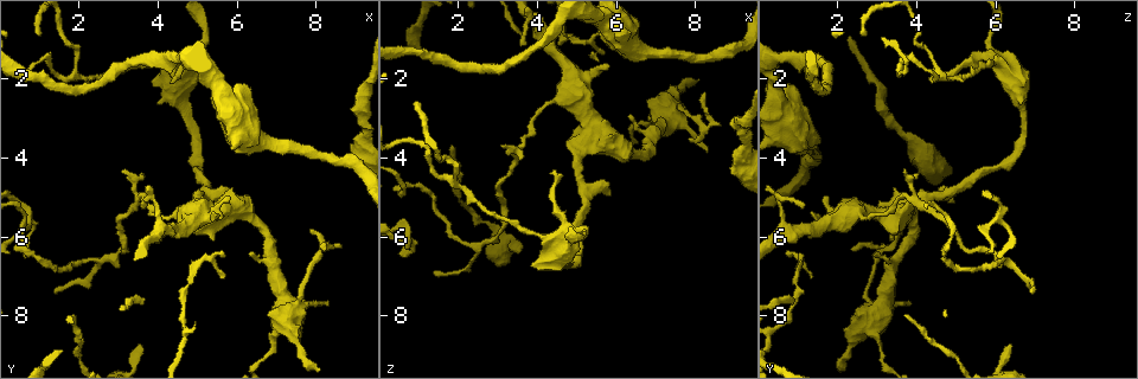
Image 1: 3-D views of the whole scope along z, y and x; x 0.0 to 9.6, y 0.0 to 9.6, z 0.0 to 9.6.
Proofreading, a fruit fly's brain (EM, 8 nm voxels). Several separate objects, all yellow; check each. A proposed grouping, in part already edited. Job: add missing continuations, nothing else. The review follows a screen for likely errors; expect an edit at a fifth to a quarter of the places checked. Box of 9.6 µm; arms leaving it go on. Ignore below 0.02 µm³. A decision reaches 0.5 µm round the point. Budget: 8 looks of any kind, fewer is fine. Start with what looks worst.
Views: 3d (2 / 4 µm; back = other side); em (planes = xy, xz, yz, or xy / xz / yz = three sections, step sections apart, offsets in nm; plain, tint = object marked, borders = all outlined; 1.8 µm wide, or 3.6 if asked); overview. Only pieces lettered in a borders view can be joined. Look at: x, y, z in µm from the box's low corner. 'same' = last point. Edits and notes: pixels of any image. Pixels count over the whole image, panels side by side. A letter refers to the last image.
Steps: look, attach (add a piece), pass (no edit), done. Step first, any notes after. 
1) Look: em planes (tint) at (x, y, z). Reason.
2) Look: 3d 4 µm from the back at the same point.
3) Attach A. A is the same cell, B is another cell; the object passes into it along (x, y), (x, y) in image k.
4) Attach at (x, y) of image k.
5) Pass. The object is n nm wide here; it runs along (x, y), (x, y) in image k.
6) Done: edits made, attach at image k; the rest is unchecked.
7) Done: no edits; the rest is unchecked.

Look: 3d 2 µm at (4.35, 2.10, 4.40). Thin end.

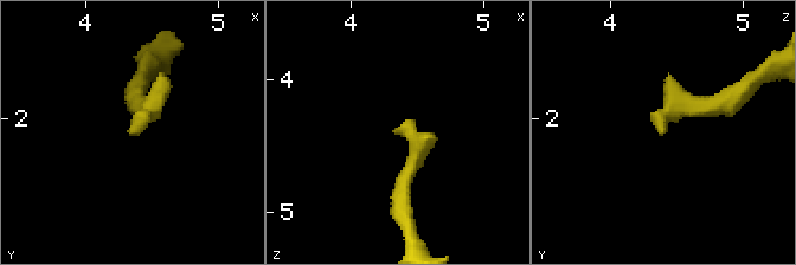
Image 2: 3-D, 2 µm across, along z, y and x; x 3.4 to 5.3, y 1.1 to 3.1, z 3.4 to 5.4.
Look: em planes (borders) at (4.34, 2.10, 4.38). Now the EM.

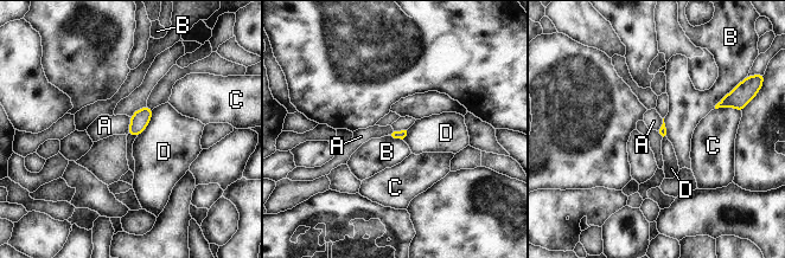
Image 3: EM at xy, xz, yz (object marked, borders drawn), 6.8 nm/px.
Pass. A, B, C and D are other cells; a border runs along (131, 117), (131, 124), (126, 134) in image 3; none of them fits.

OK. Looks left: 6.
Look: em yz step 8 (borders) at (5.65, 6.55, 0.80).

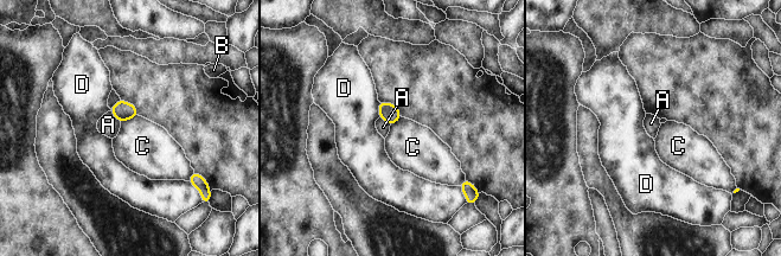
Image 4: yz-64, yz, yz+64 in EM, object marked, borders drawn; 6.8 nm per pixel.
Look: em planes (borders) at the same point.

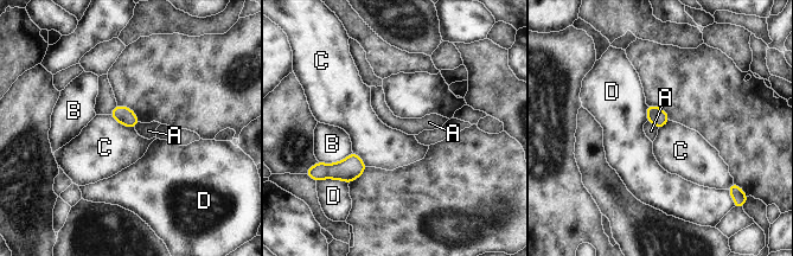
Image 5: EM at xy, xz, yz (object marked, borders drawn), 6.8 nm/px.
Pass. The longest contact is with B, 240 nm; A, B, C and D are other cells; no lettered piece goes on from it.

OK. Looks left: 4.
Look: em xz step 16 (borders) at (1.95, 1.95, 4.60). A fork.

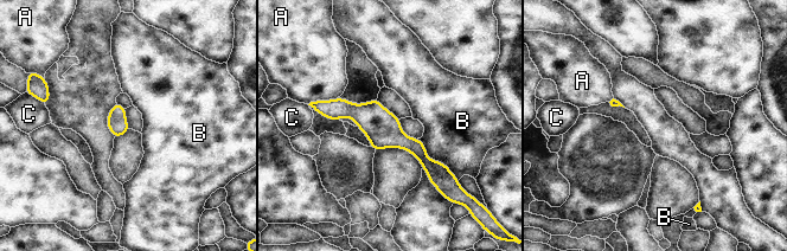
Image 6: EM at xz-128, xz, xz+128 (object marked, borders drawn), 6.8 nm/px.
Pass. The object is 130 nm wide here; A, B and C are other cells; it runs along (321, 108), (371, 117), (445, 171) in image 6; none of them fits.

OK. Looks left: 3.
Done: no edits; the rest is unchecked.

